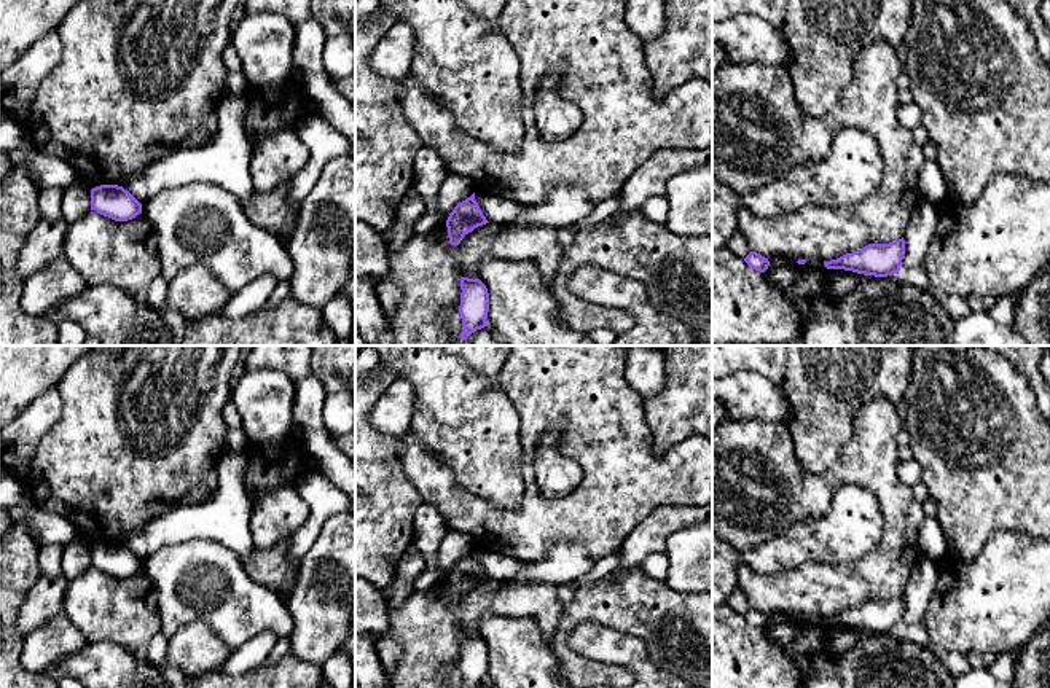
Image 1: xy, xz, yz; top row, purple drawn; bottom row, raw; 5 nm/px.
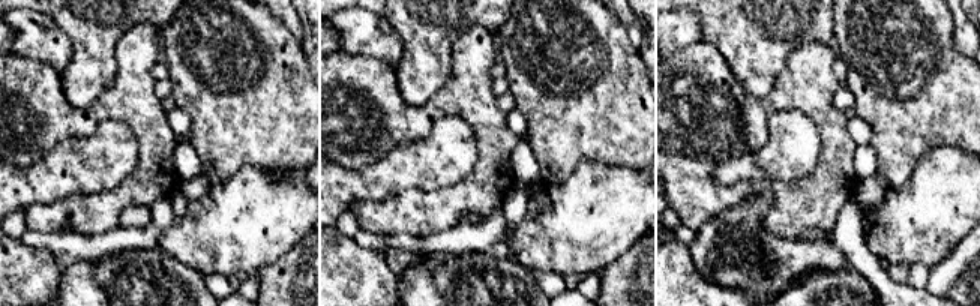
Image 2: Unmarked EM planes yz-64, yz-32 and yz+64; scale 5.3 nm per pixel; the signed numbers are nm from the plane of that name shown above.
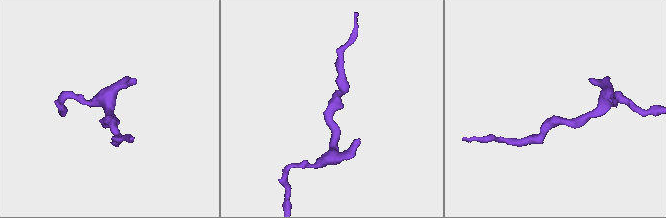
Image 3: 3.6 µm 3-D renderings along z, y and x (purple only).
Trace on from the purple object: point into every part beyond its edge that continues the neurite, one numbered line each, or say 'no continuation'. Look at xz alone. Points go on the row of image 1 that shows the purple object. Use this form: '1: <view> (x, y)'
no continuation

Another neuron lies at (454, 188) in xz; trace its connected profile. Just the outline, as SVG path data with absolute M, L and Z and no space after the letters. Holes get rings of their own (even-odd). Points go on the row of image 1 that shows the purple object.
M448 174L440 186L438 210L449 217L454 207L470 197L478 190L476 183L470 177L460 177L457 174Z

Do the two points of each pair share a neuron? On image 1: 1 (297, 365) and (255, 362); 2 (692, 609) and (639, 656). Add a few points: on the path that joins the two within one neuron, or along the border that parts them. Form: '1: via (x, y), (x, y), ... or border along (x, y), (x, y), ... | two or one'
1: via (287, 362), (265, 362) | one
2: border along (614, 629), (638, 636), (647, 655), (668, 671) | two

